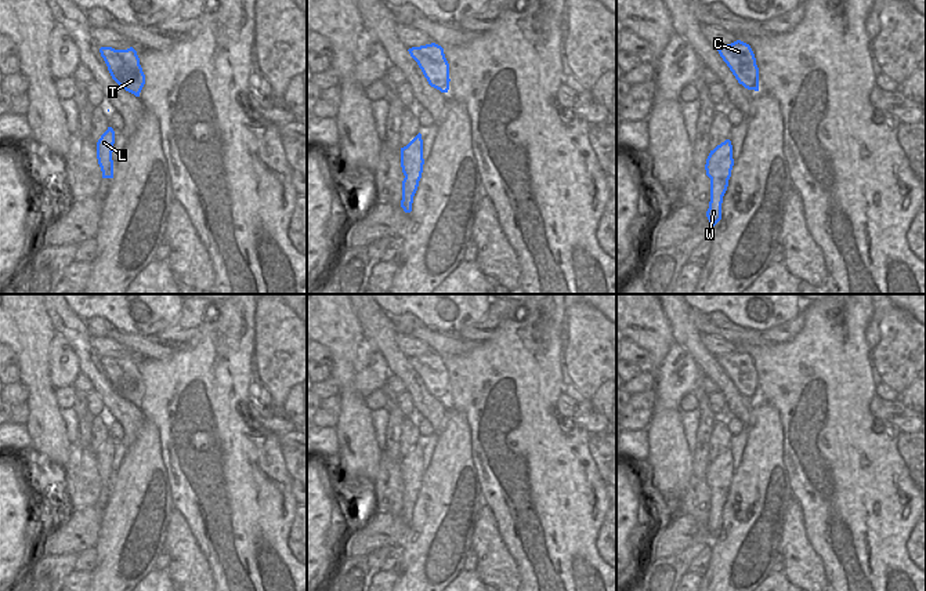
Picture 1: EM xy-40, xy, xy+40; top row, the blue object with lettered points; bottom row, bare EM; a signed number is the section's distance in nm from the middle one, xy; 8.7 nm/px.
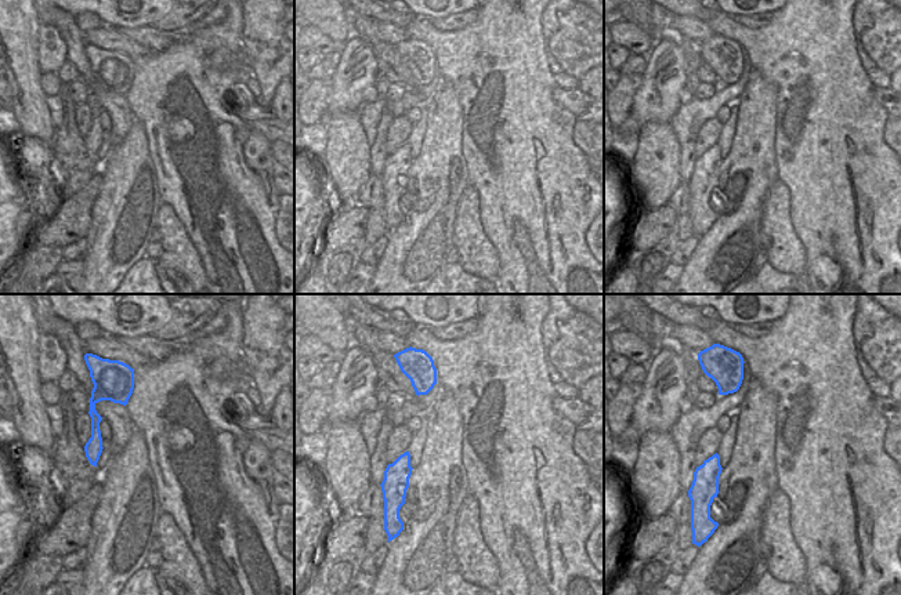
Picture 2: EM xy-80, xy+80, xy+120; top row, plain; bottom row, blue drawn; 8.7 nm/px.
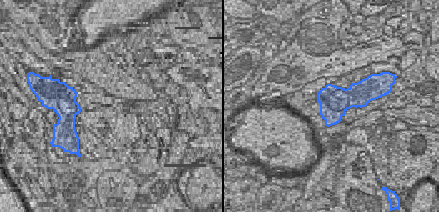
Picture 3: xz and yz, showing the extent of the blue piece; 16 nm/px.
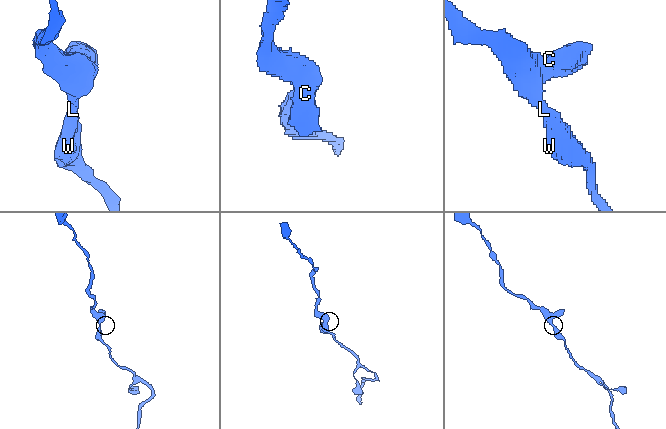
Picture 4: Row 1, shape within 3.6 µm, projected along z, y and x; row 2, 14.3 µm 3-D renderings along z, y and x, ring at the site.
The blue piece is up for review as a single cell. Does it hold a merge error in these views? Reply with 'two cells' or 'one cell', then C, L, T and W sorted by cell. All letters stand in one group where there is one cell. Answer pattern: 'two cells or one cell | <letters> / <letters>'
one cell | C L T W

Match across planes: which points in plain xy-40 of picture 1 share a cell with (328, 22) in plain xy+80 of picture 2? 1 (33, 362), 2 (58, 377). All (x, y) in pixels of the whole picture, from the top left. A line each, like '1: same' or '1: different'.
1: same
2: different

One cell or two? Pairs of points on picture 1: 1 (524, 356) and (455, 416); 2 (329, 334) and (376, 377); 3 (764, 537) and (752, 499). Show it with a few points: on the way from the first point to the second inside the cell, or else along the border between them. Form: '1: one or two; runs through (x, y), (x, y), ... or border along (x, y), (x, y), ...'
1: two; border along (451, 405), (465, 416), (470, 428), (471, 442)
2: two; border along (364, 337), (355, 358), (357, 390)
3: one; runs through (764, 528), (764, 515), (759, 508)

